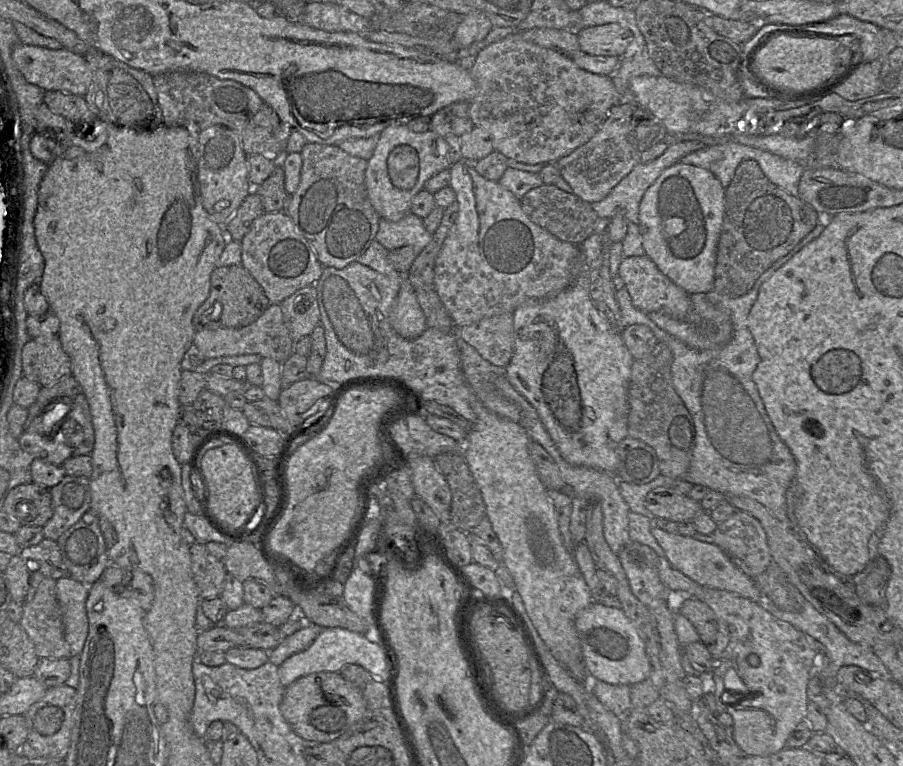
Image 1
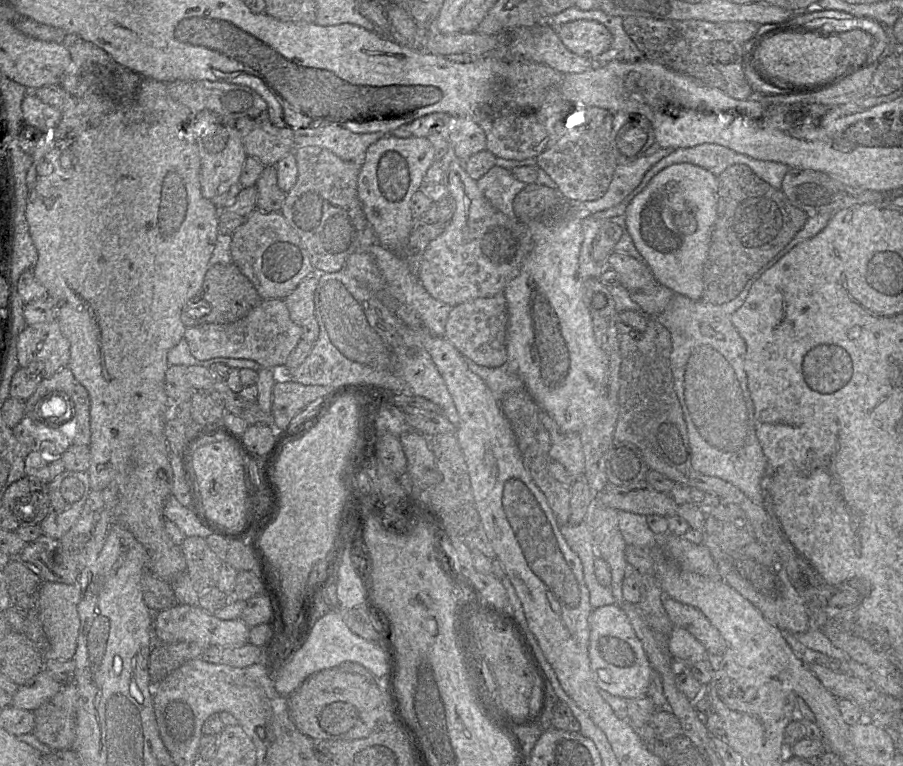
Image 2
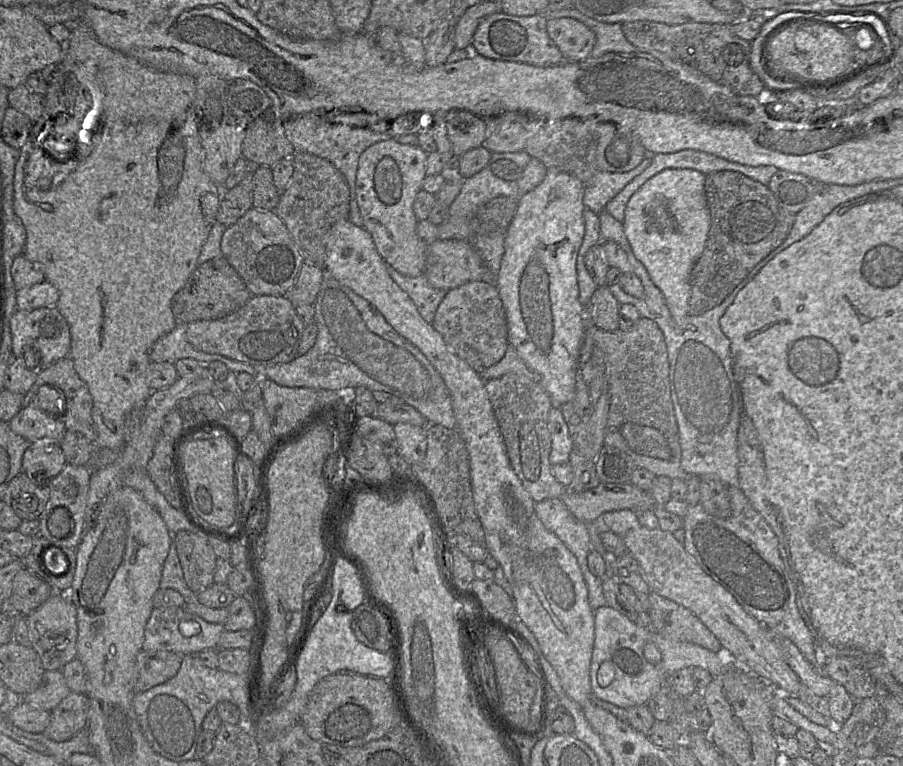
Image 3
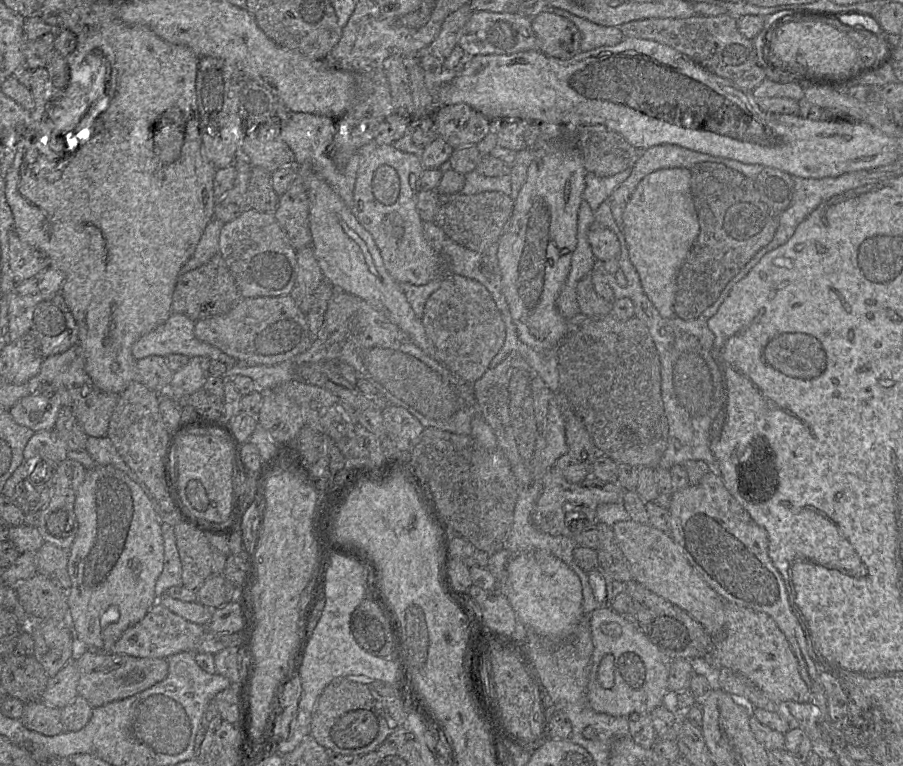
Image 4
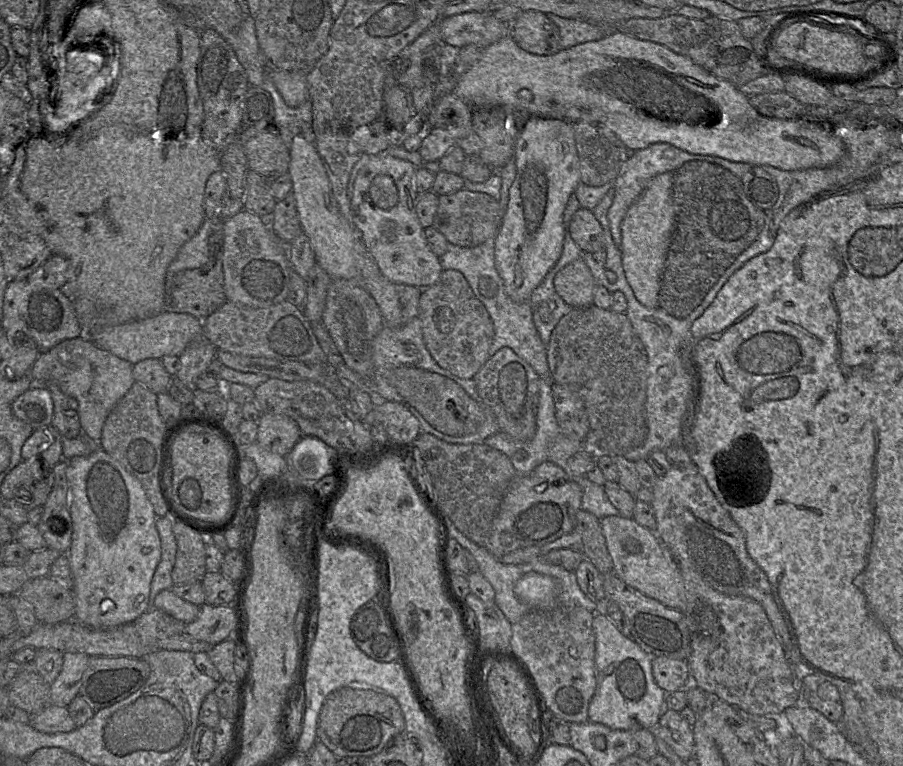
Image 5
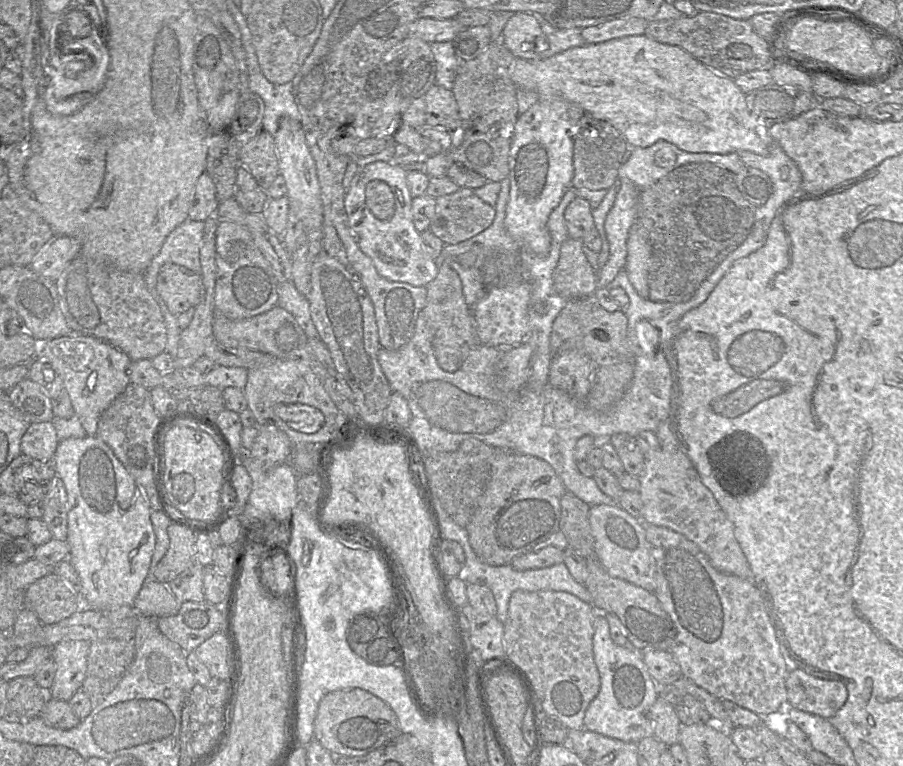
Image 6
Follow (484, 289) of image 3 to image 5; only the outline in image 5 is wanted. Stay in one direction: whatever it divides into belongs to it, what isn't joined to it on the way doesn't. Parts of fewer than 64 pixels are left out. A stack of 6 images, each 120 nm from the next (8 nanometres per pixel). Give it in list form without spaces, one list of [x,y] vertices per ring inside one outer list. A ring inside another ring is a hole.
[[[455,269],[443,270],[439,279],[422,290],[417,317],[421,321],[424,343],[437,364],[462,379],[473,378],[489,356],[489,348],[495,335],[494,323],[485,305],[475,296],[464,275]]]

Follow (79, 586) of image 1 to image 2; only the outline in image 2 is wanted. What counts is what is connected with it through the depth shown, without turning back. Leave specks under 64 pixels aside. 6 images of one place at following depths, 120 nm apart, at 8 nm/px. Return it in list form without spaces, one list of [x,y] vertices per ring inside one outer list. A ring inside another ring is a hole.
[[[44,582],[35,606],[38,609],[40,621],[49,640],[49,648],[44,653],[44,659],[73,659],[80,630],[80,618],[77,611],[80,599],[81,590],[76,583]]]

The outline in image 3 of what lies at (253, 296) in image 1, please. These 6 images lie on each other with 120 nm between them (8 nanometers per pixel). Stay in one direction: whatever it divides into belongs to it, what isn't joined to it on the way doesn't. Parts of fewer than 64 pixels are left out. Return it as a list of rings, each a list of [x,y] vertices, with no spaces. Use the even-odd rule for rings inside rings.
[[[222,256],[199,266],[171,300],[171,310],[177,323],[223,318],[241,308],[252,294],[236,270]]]

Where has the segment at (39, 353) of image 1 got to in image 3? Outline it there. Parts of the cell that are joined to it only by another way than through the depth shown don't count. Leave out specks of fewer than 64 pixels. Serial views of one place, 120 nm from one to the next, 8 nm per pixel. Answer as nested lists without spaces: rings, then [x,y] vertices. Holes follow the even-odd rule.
[[[41,307],[31,311],[18,310],[12,316],[10,326],[12,351],[17,358],[23,356],[25,347],[34,347],[41,354],[42,366],[50,366],[70,354],[69,325],[57,307]]]

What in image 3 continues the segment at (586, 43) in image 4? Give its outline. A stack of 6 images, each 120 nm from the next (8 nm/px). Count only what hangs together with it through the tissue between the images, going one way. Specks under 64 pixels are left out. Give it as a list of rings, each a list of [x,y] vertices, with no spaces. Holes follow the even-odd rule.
[[[574,8],[561,9],[547,14],[549,18],[574,18],[588,26],[596,36],[595,45],[590,57],[600,57],[609,52],[633,52],[637,48],[632,45],[622,31],[621,23],[605,23],[590,18]]]

